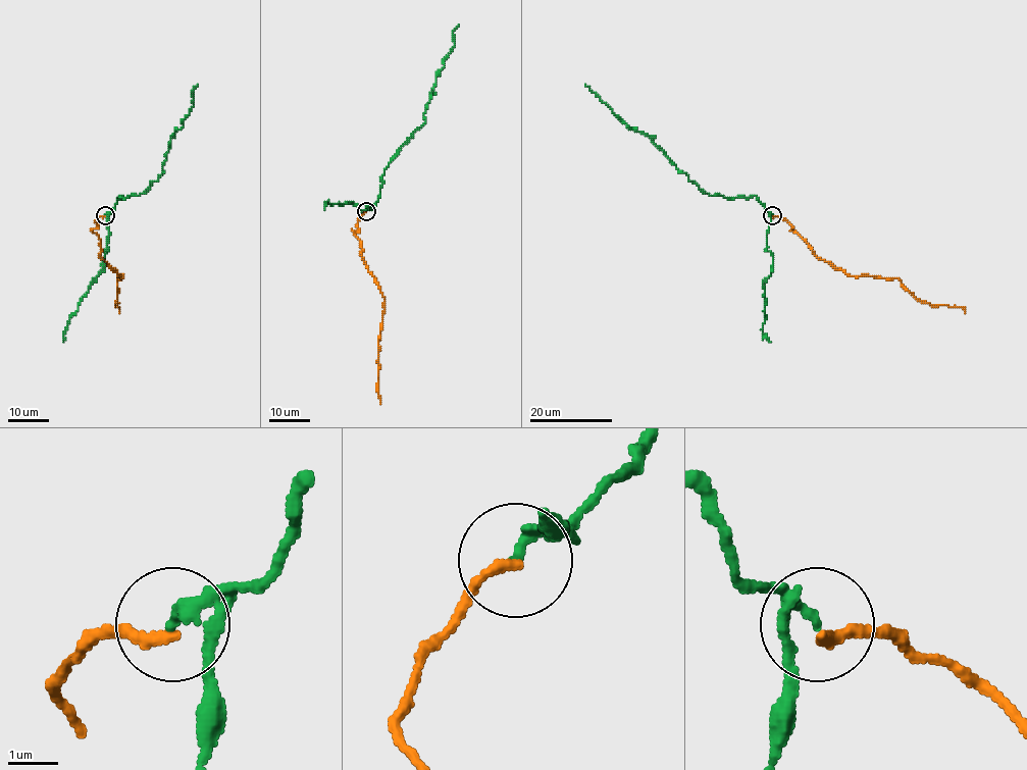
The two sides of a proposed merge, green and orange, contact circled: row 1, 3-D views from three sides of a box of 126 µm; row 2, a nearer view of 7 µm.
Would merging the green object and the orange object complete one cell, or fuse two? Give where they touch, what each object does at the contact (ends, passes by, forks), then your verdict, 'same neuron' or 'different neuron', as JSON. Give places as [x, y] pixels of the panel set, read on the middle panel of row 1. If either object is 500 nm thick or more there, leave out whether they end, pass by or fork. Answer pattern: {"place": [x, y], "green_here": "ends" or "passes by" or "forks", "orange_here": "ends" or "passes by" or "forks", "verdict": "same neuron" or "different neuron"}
{"place": [366, 211], "green_here": "ends", "orange_here": "ends", "verdict": "different neuron"}

